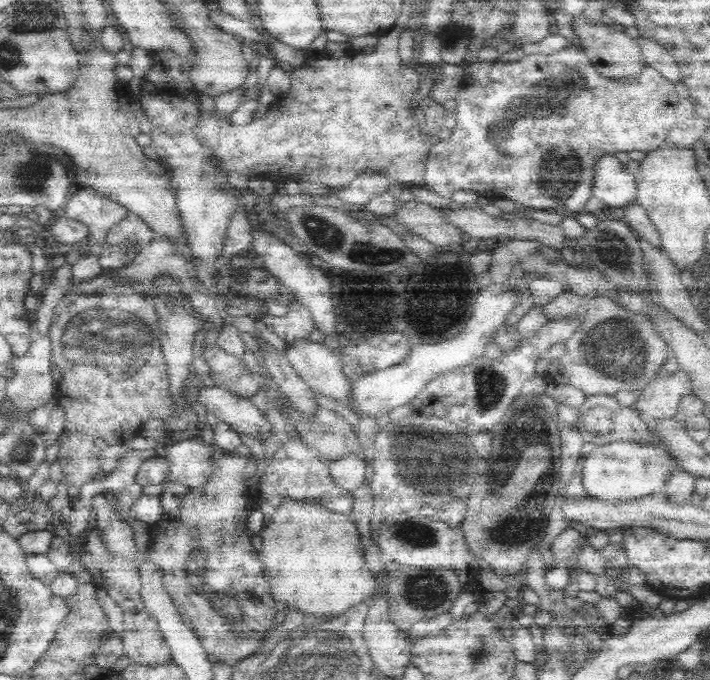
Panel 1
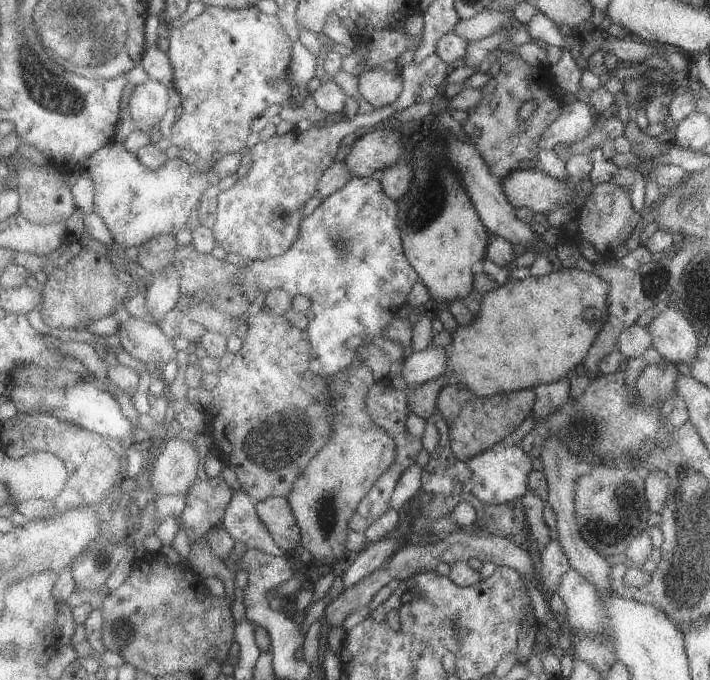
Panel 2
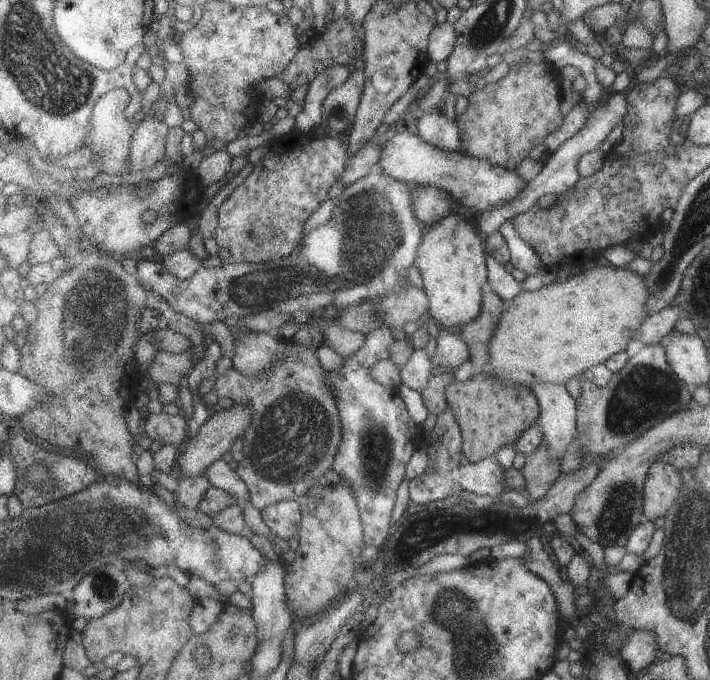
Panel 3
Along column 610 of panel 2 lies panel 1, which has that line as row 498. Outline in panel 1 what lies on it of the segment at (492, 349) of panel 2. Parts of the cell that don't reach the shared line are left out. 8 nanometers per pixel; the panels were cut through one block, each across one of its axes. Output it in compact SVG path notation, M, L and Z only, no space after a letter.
M282 498L278 510L266 522L260 540L264 540L262 548L262 564L266 578L270 578L270 588L276 602L290 604L292 610L302 610L304 614L344 614L348 608L370 602L376 586L374 572L368 572L368 560L362 550L362 536L358 534L356 522L350 516L332 512L326 508L322 500L316 498Z

